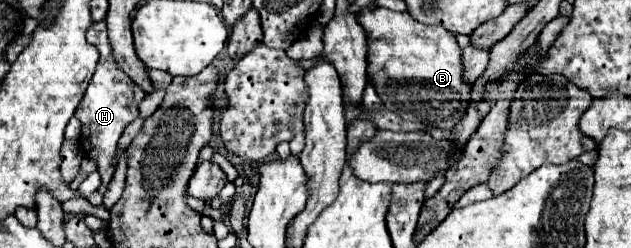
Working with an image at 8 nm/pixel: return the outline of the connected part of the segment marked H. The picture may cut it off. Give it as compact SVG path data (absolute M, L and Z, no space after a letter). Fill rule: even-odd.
M104 21L94 23L88 29L88 43L92 43L100 51L100 59L98 59L96 73L84 93L84 99L80 101L80 105L76 109L76 117L82 123L82 135L78 141L80 141L80 147L84 149L86 157L96 161L98 173L102 175L102 183L108 185L116 171L114 157L118 153L118 139L120 139L124 127L140 115L138 103L146 96L146 93L132 79L128 79L128 75L124 75L124 71L118 67L118 63L112 55L112 47L110 47L110 39L108 39Z

